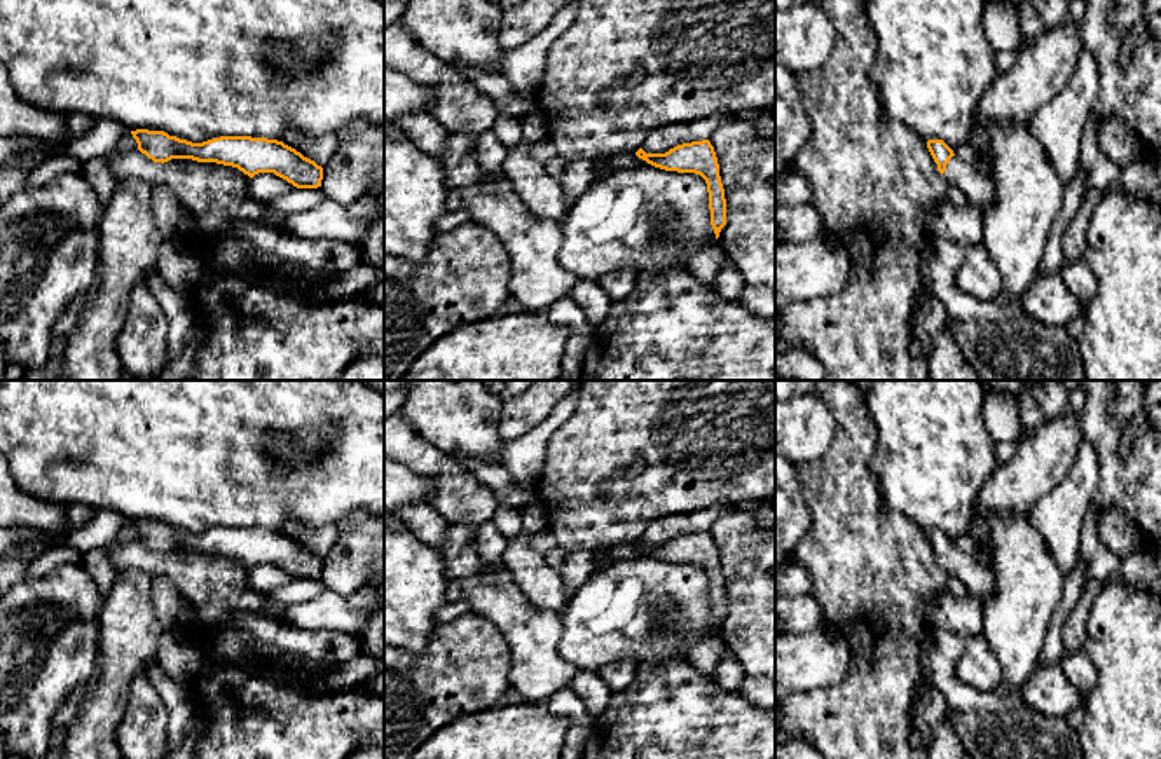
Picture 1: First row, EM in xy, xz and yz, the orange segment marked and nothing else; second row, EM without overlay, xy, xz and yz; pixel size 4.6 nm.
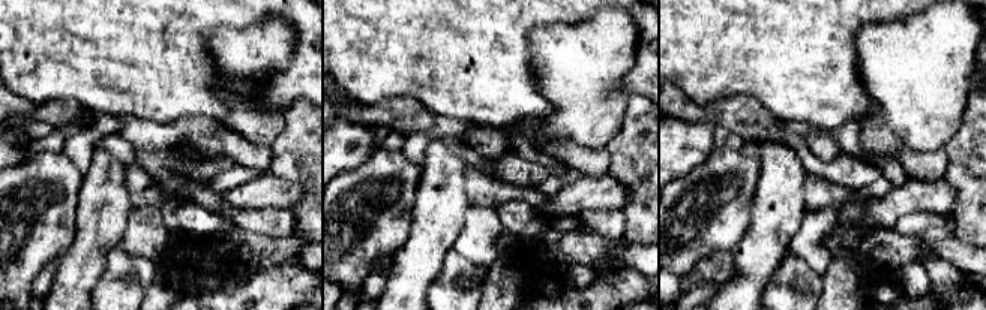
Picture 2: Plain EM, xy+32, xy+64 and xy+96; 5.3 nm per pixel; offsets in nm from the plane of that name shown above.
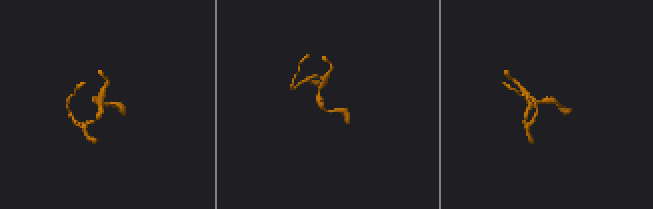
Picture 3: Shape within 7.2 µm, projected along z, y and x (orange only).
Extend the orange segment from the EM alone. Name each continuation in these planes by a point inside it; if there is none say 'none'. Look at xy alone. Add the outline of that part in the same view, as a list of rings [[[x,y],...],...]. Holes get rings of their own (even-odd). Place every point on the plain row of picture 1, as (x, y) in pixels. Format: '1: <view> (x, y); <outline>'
none

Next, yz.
1: yz (976, 576); [[[953,546],[946,555],[943,569],[948,576],[962,579],[967,586],[967,595],[972,598],[988,598],[993,591],[993,572],[978,555],[962,553],[957,546]]]

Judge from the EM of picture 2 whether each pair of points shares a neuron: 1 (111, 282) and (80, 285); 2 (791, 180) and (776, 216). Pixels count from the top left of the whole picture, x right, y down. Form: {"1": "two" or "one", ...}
{"1": "two", "2": "one"}

